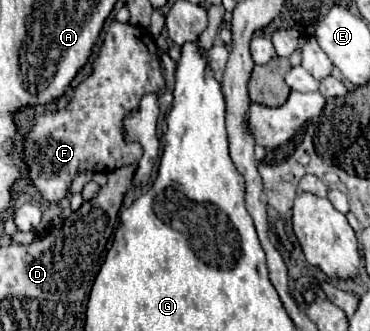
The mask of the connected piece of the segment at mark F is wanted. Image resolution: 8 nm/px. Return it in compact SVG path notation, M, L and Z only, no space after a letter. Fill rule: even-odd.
M111 21L93 75L75 89L73 101L63 111L37 117L25 141L29 179L47 201L61 201L79 171L109 173L121 165L138 162L143 149L138 142L123 141L121 123L149 91L165 91L155 39L145 29Z

